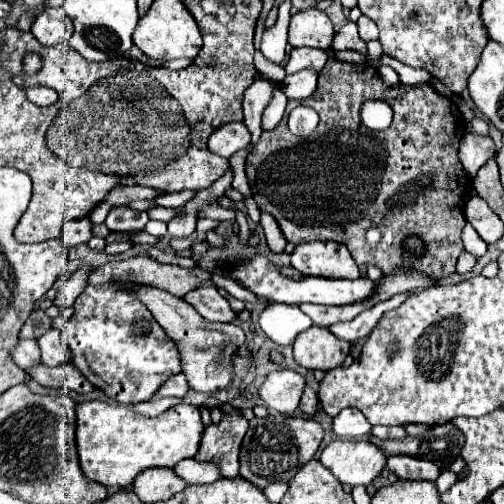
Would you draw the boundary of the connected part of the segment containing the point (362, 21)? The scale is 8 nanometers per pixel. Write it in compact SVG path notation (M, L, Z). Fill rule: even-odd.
M361 15L361 17L359 17L357 27L359 27L359 35L361 35L361 39L363 39L363 41L369 41L369 39L377 39L377 37L379 37L377 25L375 25L369 17L365 17L365 15Z

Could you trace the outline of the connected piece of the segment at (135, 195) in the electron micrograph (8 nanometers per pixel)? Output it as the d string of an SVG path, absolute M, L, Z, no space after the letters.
M119 185L119 187L113 187L107 193L105 203L127 205L127 203L137 201L137 199L155 199L157 195L163 195L163 193L157 191L157 189L149 189L149 187L125 187L125 185Z

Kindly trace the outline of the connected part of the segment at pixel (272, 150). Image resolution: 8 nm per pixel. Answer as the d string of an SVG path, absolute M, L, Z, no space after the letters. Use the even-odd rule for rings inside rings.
M329 59L319 75L319 85L313 97L307 97L305 101L289 99L285 119L277 129L261 135L259 143L245 159L245 171L257 207L277 219L289 243L301 245L311 241L337 241L347 245L357 265L377 265L385 275L393 273L393 269L405 269L405 273L425 271L429 277L441 281L455 273L455 261L463 253L463 199L471 185L471 179L465 175L457 155L463 133L465 119L461 111L451 99L439 95L431 85L387 87L377 69L371 65L351 65L339 59ZM385 95L391 95L393 123L383 131L369 131L359 117L361 105L365 99L373 97L387 99ZM297 105L313 107L319 113L319 125L309 137L297 137L287 131L287 115ZM377 213L383 215L383 223L379 225L383 237L377 247L369 247L365 233L369 227L373 227L371 217ZM405 235L421 235L423 241L427 241L427 255L421 259L411 259L415 265L403 261L409 259L401 253L401 241Z

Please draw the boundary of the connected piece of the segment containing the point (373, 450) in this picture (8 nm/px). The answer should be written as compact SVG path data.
M331 441L321 453L321 463L341 483L355 487L369 485L383 471L387 455L371 441Z

